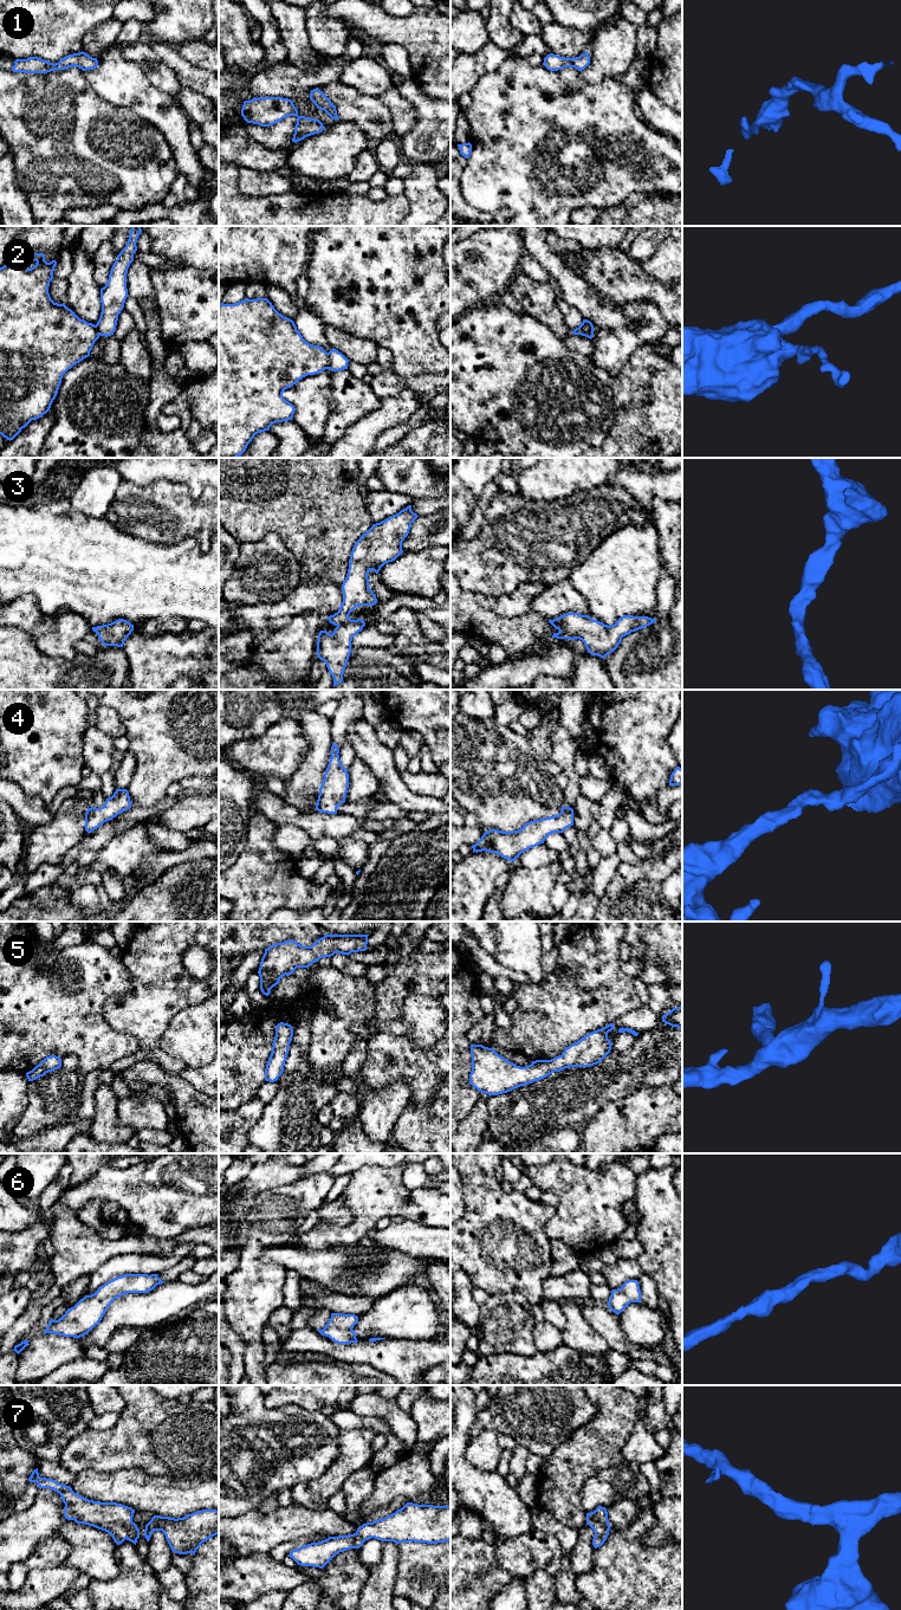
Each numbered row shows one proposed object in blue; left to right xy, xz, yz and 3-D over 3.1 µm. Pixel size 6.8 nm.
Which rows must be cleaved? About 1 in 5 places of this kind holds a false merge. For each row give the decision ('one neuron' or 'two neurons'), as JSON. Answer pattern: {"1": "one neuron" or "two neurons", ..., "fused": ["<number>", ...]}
{"1": "one neuron", "2": "two neurons", "3": "one neuron", "4": "one neuron", "5": "one neuron", "6": "one neuron", "7": "one neuron", "fused": ["2"]}

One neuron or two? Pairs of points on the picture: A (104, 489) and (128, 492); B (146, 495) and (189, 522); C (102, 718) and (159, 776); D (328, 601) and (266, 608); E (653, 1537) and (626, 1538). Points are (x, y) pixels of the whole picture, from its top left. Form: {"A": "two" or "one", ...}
{"A": "two", "B": "one", "C": "two", "D": "one", "E": "two"}

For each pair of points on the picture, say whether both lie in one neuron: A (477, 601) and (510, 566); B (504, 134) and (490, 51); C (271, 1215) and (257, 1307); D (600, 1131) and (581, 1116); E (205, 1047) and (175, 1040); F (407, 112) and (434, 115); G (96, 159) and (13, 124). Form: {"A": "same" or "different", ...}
{"A": "different", "B": "different", "C": "same", "D": "different", "E": "same", "F": "different", "G": "same"}

